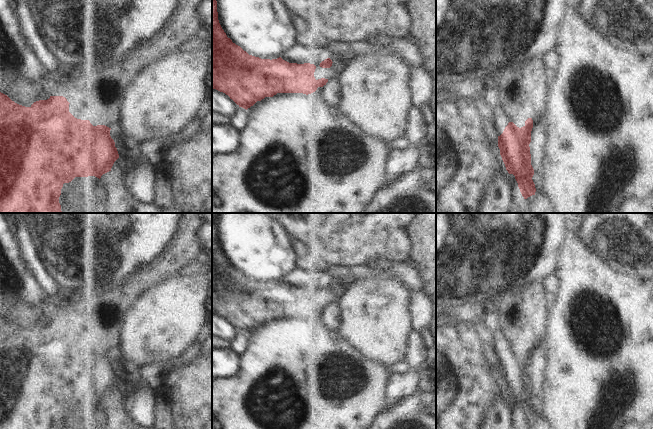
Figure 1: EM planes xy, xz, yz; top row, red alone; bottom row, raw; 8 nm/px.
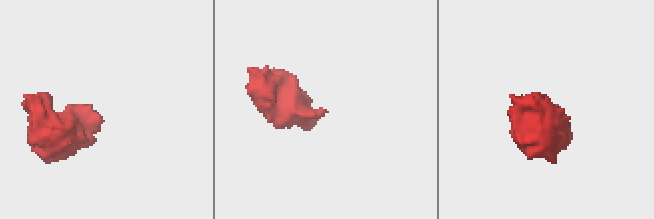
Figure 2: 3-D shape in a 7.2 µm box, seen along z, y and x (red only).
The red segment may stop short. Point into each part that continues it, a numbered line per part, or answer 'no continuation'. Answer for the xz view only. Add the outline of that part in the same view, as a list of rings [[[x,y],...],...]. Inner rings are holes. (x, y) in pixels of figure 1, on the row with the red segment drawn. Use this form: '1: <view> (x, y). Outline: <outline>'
1: xz (335, 70). Outline: [[[333,62],[330,68],[322,68],[317,66],[314,72],[314,77],[316,80],[325,78],[330,79],[332,77],[340,77],[342,65]]]

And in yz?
1: yz (518, 90). Outline: [[[535,59],[521,68],[499,74],[493,81],[494,101],[504,105],[512,122],[519,128],[544,107],[540,93],[550,73],[550,60]]]

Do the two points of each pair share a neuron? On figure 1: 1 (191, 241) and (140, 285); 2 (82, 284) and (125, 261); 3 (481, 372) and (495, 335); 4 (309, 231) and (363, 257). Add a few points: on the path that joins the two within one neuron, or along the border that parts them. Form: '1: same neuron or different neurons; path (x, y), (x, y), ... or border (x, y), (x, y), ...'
1: same neuron; path (178, 254), (164, 268), (153, 275)
2: same neuron; path (93, 273), (105, 261), (114, 261)
3: different neurons; border (486, 333), (490, 352), (497, 360)
4: same neuron; path (322, 231), (337, 231), (350, 244)

